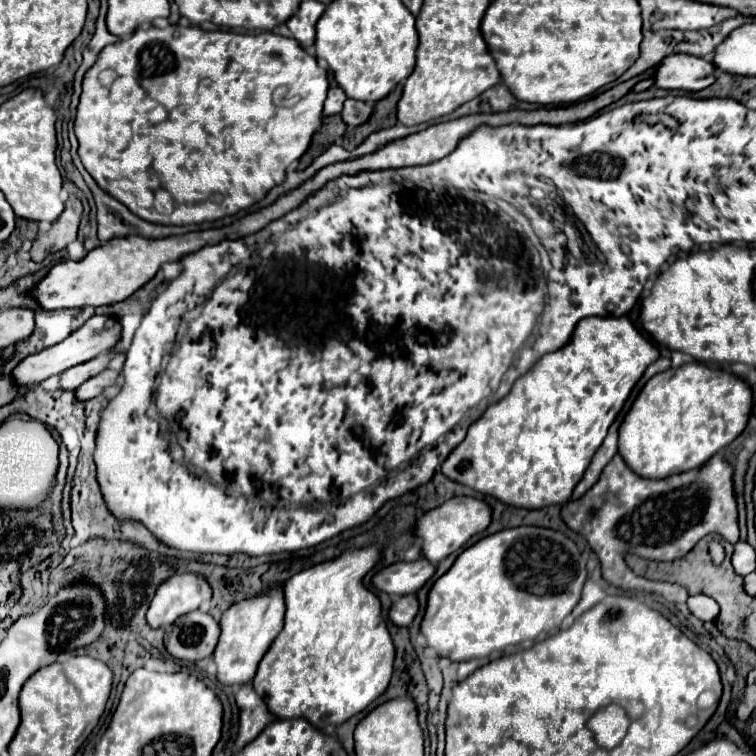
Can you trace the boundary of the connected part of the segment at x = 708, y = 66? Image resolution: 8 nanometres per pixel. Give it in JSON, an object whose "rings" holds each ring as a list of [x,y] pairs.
{"rings":[[[689,54],[665,56],[657,66],[655,86],[665,90],[687,90],[697,92],[713,84],[715,66],[703,58]]]}

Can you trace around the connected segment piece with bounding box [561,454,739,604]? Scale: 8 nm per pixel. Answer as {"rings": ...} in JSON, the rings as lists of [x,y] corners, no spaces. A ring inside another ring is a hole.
{"rings":[[[617,454],[605,466],[599,482],[589,492],[585,492],[579,500],[569,500],[567,504],[563,504],[561,518],[571,530],[575,530],[577,534],[587,538],[591,550],[597,554],[597,558],[601,562],[603,578],[609,584],[621,588],[623,592],[631,592],[631,594],[651,592],[651,594],[663,596],[665,600],[669,600],[673,604],[681,604],[681,602],[687,602],[687,598],[689,598],[689,596],[685,596],[685,592],[681,592],[681,588],[673,588],[673,584],[669,584],[669,582],[653,584],[653,582],[633,574],[625,562],[625,556],[639,554],[647,560],[671,562],[671,560],[685,556],[707,534],[719,534],[727,542],[735,544],[739,540],[739,526],[737,526],[737,504],[735,504],[735,496],[733,496],[731,476],[733,476],[731,466],[725,462],[723,456],[717,454],[709,462],[705,462],[699,470],[675,474],[665,480],[645,480],[645,478],[639,478],[637,474],[633,474],[625,466],[623,458]]]}

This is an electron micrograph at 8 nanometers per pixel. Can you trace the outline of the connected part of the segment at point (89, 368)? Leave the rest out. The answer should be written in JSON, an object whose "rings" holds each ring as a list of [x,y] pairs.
{"rings":[[[109,350],[109,352],[97,356],[97,358],[89,360],[89,362],[83,362],[83,364],[77,364],[77,366],[69,368],[67,372],[61,374],[59,388],[61,390],[75,390],[75,388],[79,388],[85,380],[89,380],[89,378],[97,376],[99,372],[103,372],[107,368],[107,364],[109,364],[111,358],[115,358],[115,352]]]}

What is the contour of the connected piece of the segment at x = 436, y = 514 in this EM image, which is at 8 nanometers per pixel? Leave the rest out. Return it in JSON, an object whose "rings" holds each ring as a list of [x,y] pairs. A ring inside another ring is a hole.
{"rings":[[[457,496],[441,504],[439,508],[425,512],[417,518],[415,524],[415,536],[421,538],[421,556],[427,558],[433,566],[437,566],[443,558],[447,558],[451,552],[457,552],[473,534],[485,530],[491,522],[491,508],[477,498],[465,498]]]}

